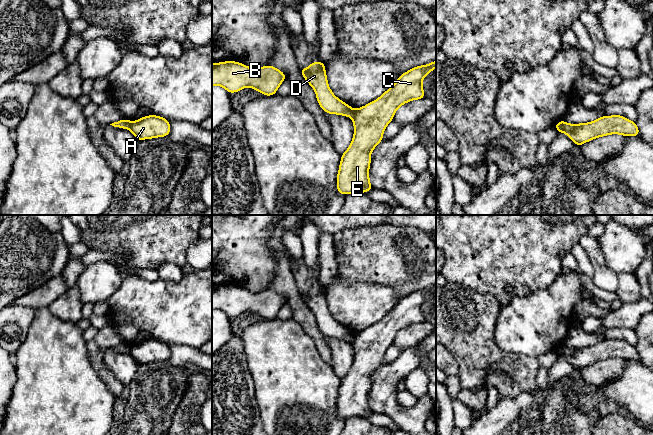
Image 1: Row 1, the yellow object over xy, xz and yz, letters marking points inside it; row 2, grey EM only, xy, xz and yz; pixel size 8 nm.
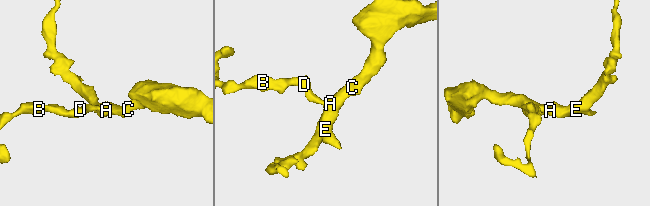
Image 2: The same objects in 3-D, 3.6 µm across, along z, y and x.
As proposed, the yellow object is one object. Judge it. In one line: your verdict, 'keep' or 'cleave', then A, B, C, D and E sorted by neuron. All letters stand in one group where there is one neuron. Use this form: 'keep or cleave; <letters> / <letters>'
cleave; A C E / B D

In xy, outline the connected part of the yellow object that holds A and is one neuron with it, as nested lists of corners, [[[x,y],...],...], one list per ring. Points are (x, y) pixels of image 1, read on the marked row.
[[[149,115],[132,121],[130,131],[139,140],[165,137],[170,134],[169,120],[156,115]]]

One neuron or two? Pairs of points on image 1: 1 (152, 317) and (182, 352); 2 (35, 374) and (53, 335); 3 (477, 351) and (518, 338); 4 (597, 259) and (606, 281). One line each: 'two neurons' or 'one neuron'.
1: two neurons
2: one neuron
3: two neurons
4: one neuron

